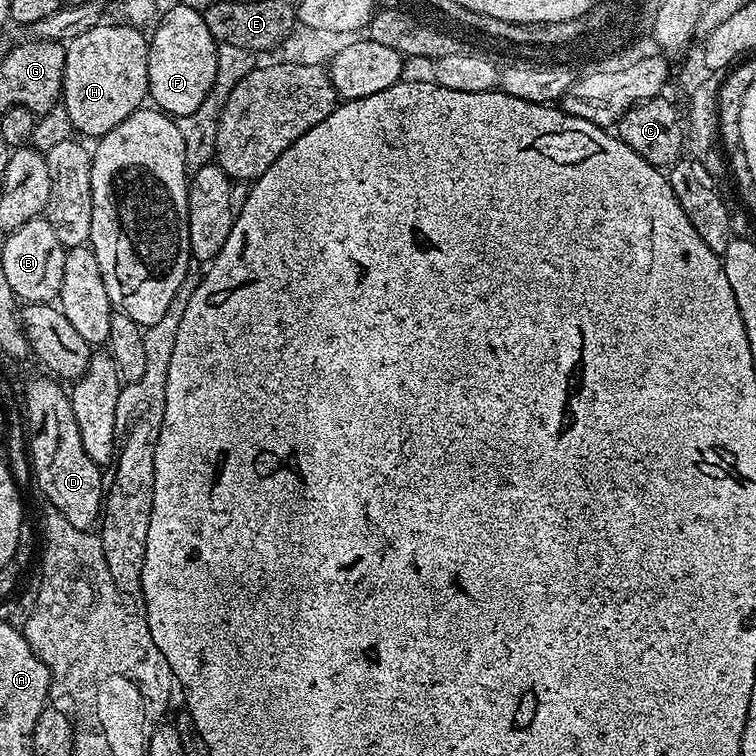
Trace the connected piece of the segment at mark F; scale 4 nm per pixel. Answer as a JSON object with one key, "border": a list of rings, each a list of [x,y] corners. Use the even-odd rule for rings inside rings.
{"border":[[[176,2],[162,16],[160,25],[150,32],[148,42],[148,96],[159,111],[177,118],[193,114],[214,86],[218,41],[206,30],[203,11]]]}

